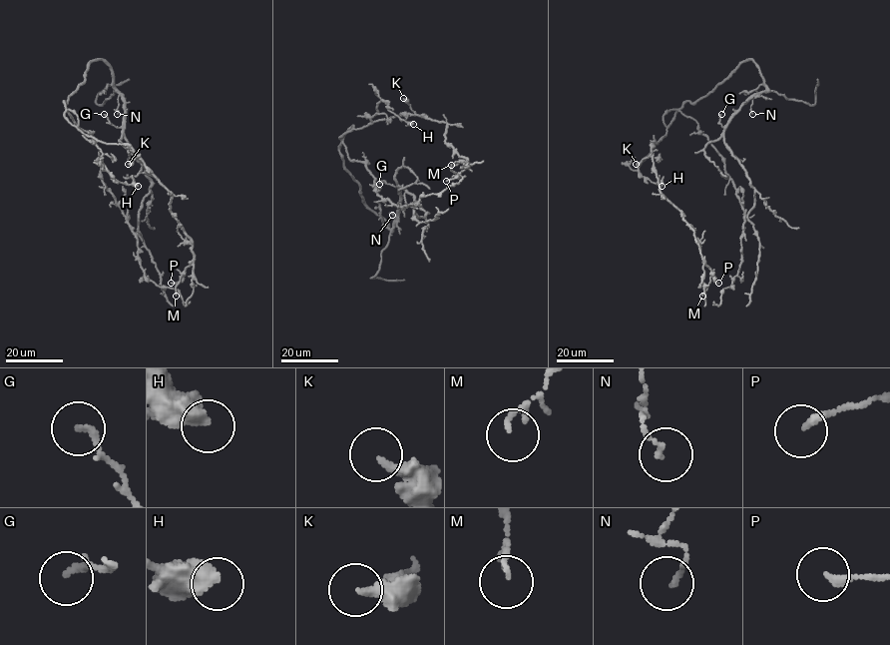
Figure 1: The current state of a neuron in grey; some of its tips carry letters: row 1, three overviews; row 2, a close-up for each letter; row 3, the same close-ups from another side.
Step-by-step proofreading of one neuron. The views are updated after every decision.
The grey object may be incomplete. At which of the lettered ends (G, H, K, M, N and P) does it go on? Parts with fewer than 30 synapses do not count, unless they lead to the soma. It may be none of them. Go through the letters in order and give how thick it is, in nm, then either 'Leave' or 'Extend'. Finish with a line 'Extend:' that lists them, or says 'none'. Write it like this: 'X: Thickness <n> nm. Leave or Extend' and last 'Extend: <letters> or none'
G: Thickness 190 nm. Leave
H: Thickness 550 nm. Leave
K: Thickness 280 nm. Leave
M: Thickness 120 nm. Leave
N: Thickness 130 nm. Leave
P: Thickness 220 nm. Leave
Extend: none

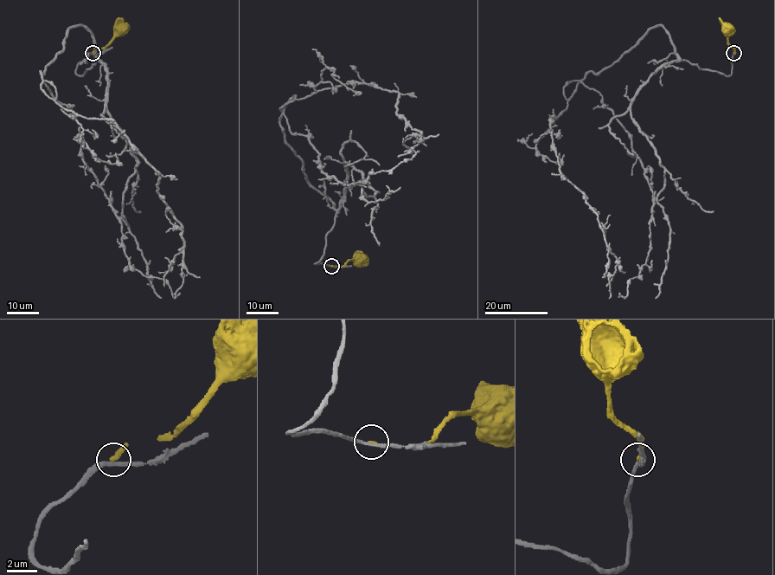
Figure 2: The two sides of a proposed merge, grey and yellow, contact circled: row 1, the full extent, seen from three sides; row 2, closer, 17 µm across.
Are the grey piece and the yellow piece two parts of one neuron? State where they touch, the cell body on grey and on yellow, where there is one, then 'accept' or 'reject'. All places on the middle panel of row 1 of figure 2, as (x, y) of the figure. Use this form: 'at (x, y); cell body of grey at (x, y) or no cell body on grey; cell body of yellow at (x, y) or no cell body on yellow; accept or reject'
at (331, 266); no cell body on grey; cell body of yellow at (360, 259); reject

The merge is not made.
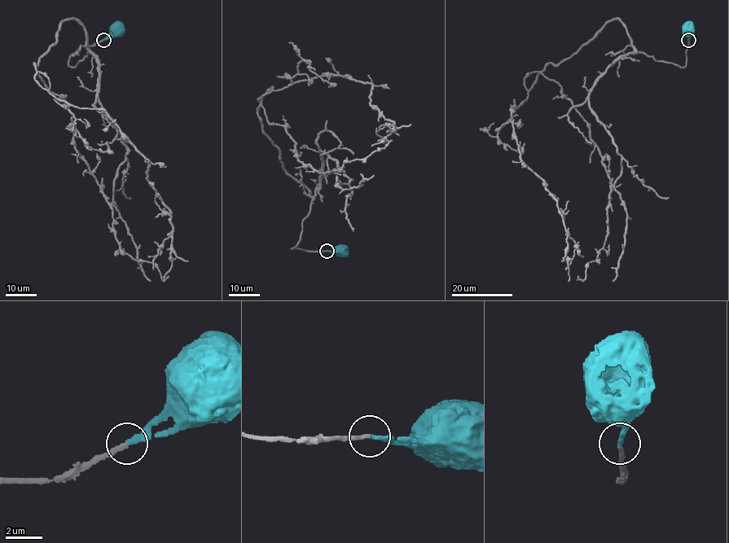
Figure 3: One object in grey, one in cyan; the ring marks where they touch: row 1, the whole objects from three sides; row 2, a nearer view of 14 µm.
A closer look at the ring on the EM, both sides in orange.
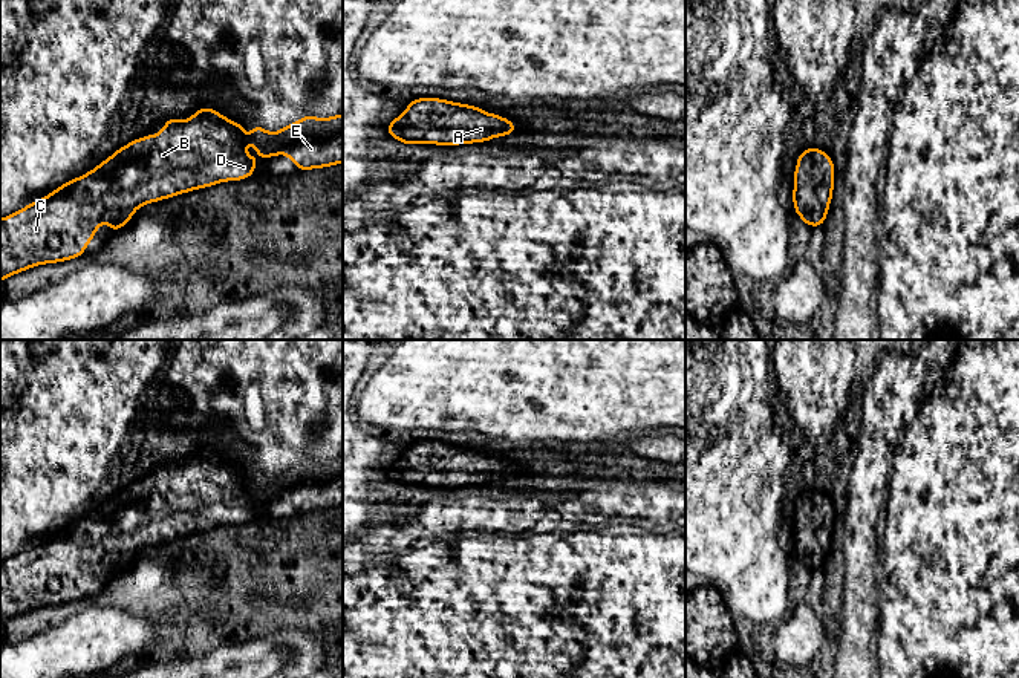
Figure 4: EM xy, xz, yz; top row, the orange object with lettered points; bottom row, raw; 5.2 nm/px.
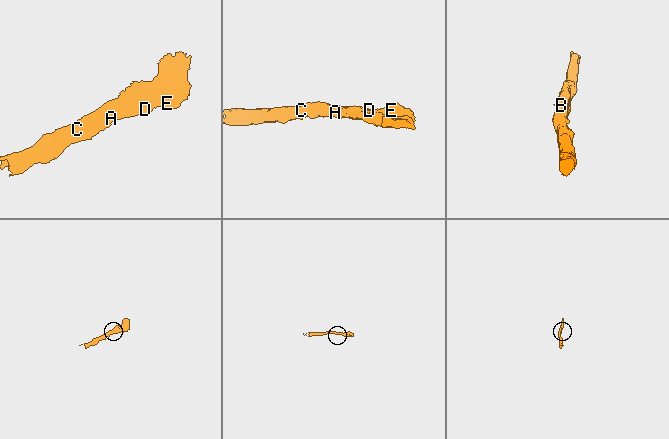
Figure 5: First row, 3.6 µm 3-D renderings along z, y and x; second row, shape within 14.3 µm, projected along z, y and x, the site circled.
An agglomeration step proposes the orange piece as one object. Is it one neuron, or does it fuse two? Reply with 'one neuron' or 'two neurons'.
one neuron

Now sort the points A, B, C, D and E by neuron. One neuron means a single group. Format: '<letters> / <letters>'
A B C D E

